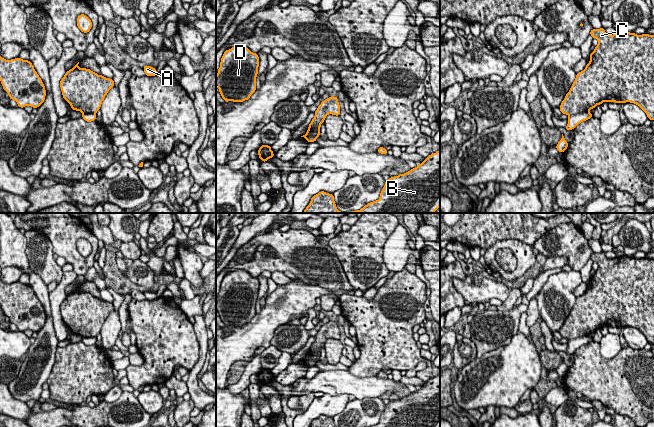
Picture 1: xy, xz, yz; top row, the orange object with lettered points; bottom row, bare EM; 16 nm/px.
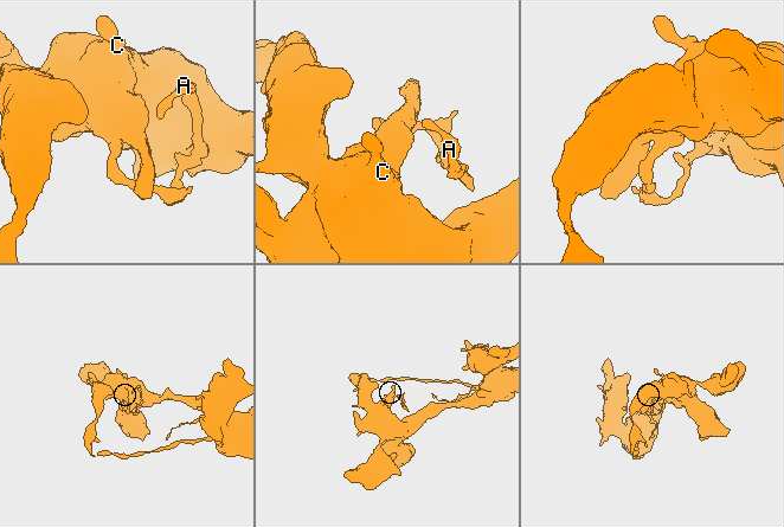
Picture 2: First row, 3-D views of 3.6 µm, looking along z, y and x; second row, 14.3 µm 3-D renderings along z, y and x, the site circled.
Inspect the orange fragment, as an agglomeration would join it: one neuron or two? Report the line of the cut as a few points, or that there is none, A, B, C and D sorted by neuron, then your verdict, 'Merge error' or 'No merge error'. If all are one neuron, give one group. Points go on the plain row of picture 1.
No split. Groups: A B C D. No merge error

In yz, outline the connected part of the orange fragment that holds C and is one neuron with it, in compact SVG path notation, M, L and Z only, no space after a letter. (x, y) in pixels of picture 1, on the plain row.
M604 252L592 253L590 259L598 264L598 269L589 279L590 286L585 293L576 298L575 305L559 331L562 338L569 340L565 353L573 354L582 345L591 343L593 338L589 335L604 325L634 327L646 337L648 343L654 344L654 259L637 259L626 255L609 259Z

